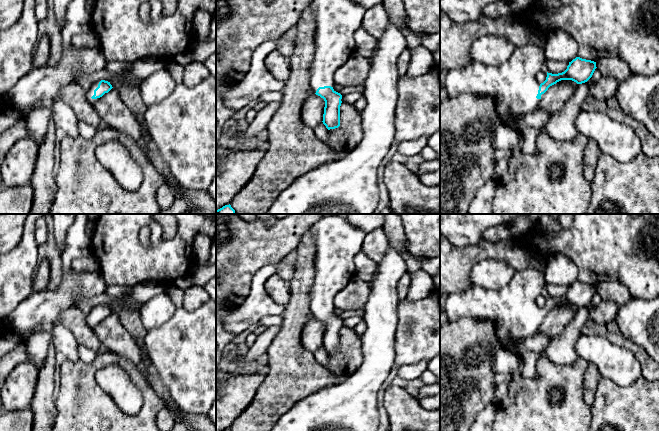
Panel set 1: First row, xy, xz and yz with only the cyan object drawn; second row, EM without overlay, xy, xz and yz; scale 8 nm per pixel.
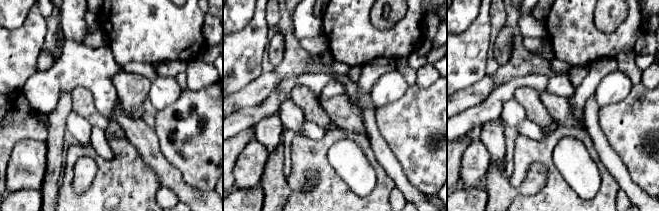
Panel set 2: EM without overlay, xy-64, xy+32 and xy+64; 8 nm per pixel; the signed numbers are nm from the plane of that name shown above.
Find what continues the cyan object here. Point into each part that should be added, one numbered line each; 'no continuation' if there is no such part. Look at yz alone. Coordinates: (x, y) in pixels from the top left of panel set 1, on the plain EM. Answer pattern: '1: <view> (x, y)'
1: yz (512, 309)

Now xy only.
1: xy (90, 316)

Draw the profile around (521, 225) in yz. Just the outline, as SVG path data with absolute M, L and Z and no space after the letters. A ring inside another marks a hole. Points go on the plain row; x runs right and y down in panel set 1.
M525 214L516 218L512 224L505 227L491 227L482 235L482 239L487 241L518 241L523 235L534 228L542 214Z

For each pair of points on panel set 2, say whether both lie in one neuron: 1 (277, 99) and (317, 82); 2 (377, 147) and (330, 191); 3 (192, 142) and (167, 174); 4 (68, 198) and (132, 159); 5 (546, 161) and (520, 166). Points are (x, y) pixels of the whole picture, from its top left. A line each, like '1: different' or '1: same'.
1: same
2: different
3: different
4: same
5: same

